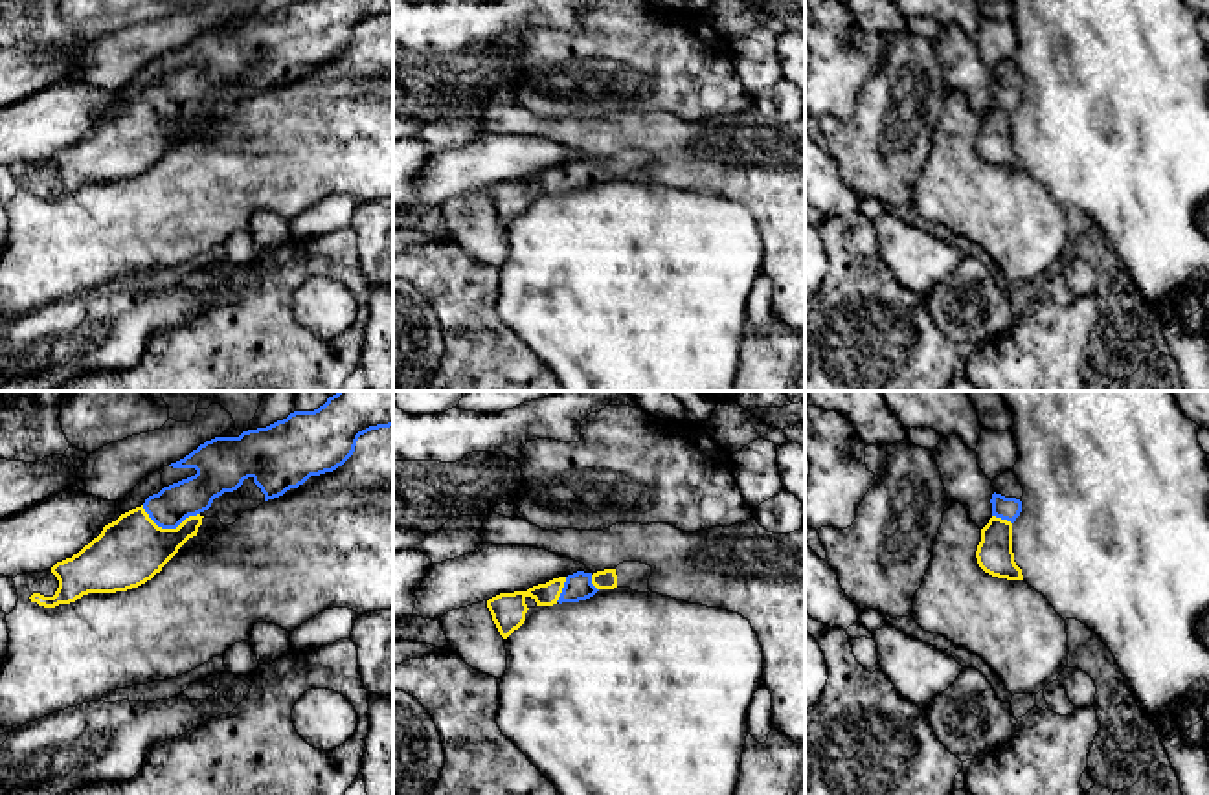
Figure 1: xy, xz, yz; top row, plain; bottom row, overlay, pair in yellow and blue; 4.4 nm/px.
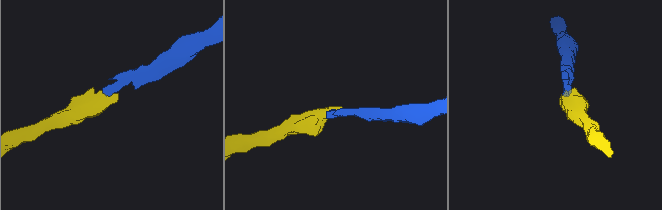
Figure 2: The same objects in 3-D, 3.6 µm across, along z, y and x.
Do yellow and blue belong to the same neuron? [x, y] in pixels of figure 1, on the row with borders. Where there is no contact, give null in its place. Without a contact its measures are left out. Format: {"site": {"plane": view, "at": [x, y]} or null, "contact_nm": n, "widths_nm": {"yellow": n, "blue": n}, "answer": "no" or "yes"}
{"site": {"plane": "xy", "at": [169, 529]}, "contact_nm": 260, "widths_nm": {"yellow": 300, "blue": 170}, "answer": "yes"}

